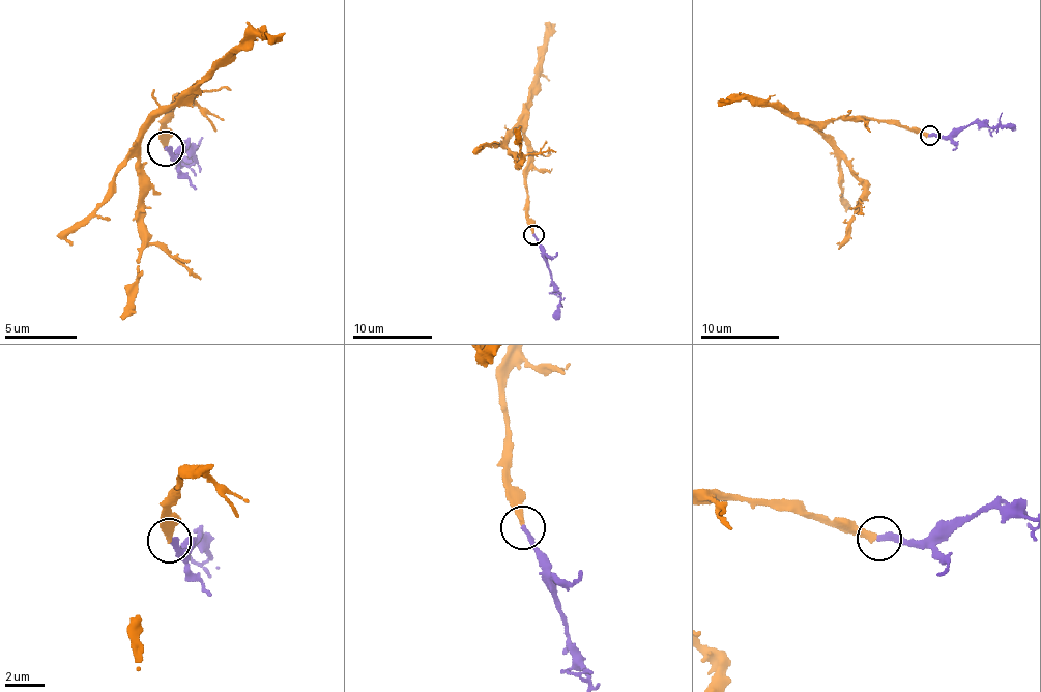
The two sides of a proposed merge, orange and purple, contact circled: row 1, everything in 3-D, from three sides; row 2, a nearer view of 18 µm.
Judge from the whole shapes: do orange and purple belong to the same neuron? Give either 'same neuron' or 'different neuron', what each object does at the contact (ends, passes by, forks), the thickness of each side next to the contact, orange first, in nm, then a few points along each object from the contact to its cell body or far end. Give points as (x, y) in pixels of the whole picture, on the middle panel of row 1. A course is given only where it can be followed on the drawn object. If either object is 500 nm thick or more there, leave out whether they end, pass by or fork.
same neuron; orange ends there; purple ends there; 280 nm thick on the orange side, 240 nm on the other; orange runs (532, 234), (524, 183), (528, 141), (517, 128), (505, 141), (516, 162), (522, 156), (520, 138), (514, 128); purple runs (532, 234), (543, 250), (555, 291), (559, 294), (559, 317), (555, 320)

